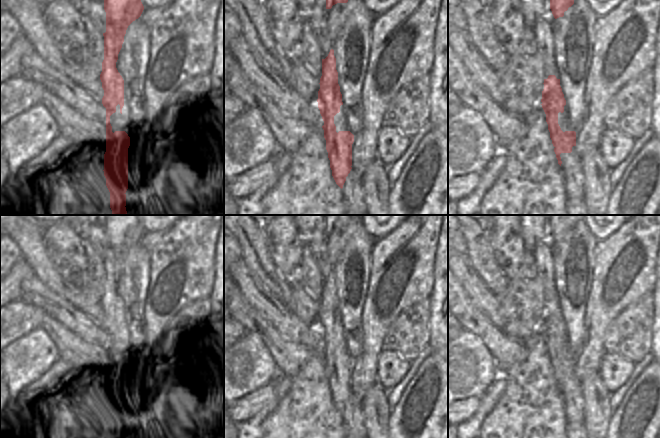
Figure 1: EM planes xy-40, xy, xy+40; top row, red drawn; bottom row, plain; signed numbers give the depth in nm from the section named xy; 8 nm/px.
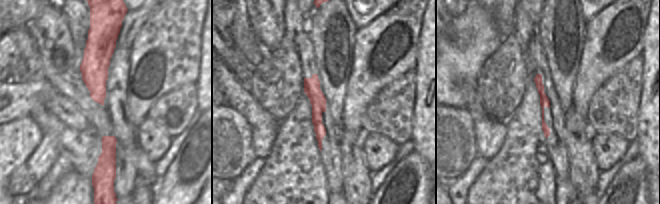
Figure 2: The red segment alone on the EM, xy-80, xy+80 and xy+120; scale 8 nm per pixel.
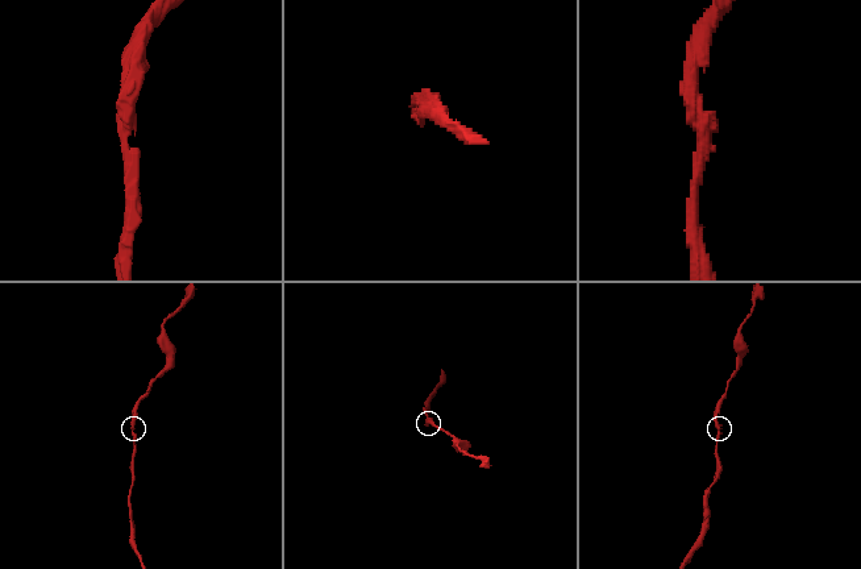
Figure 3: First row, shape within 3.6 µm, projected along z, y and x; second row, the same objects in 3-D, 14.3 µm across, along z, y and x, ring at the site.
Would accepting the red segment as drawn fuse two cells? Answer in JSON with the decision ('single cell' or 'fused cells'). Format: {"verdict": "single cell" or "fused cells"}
{"verdict": "single cell"}

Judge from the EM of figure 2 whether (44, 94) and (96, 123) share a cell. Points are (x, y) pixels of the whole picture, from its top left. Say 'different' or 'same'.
different

